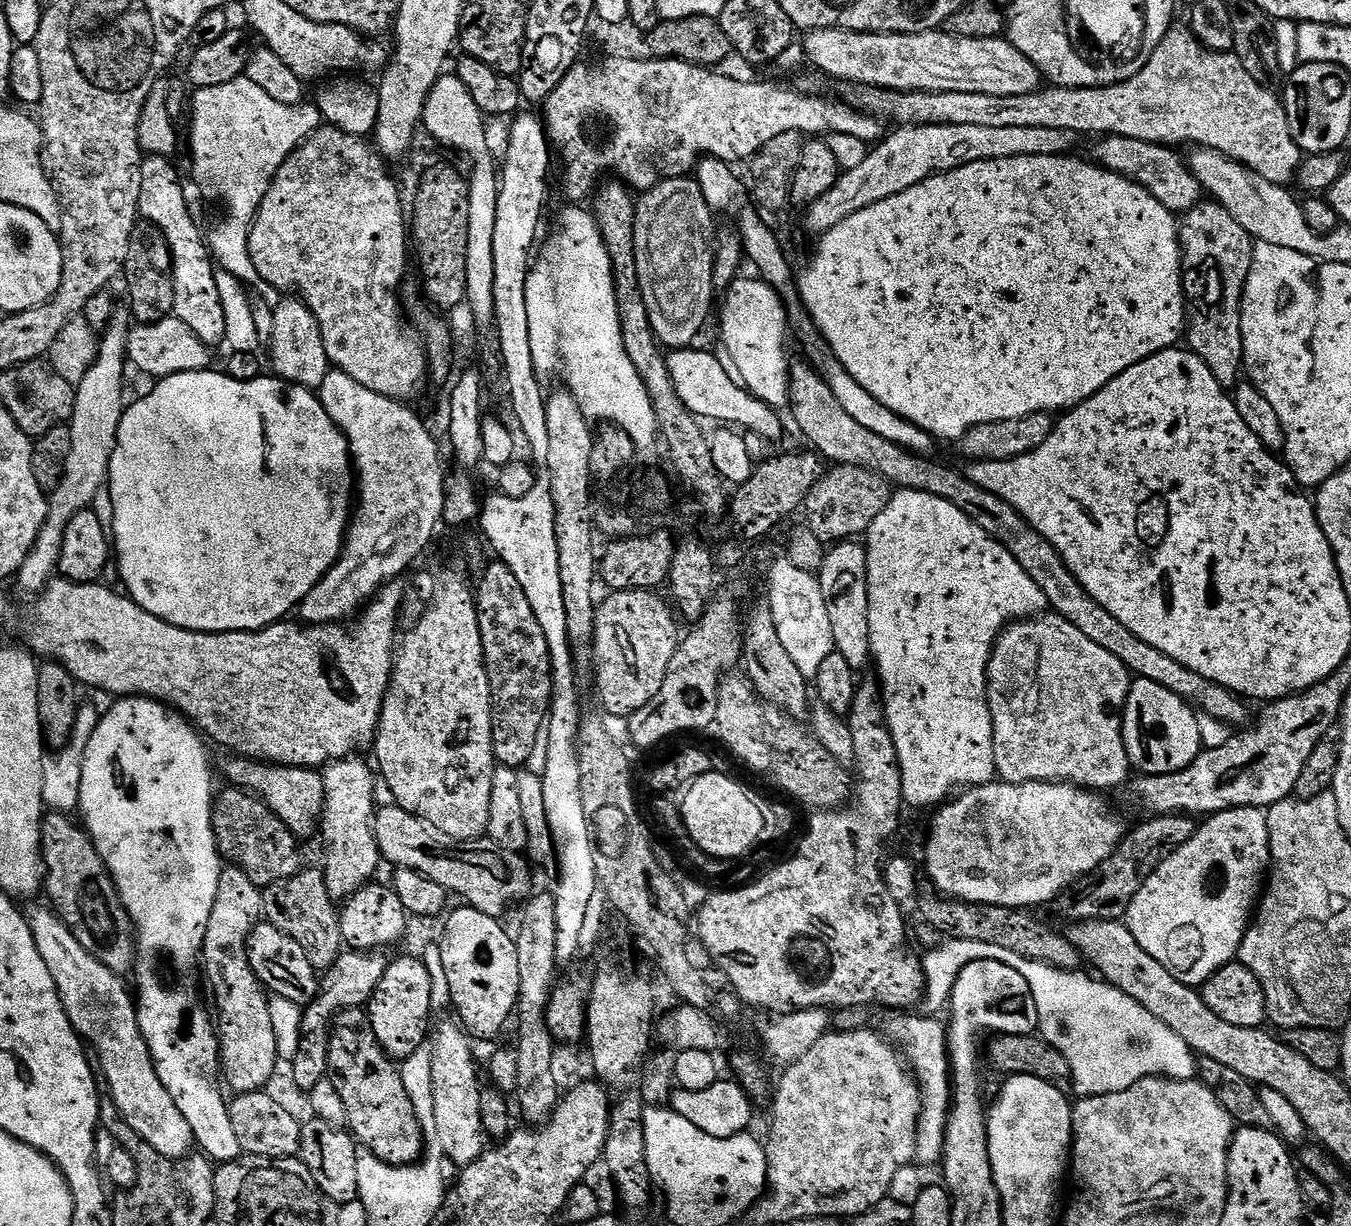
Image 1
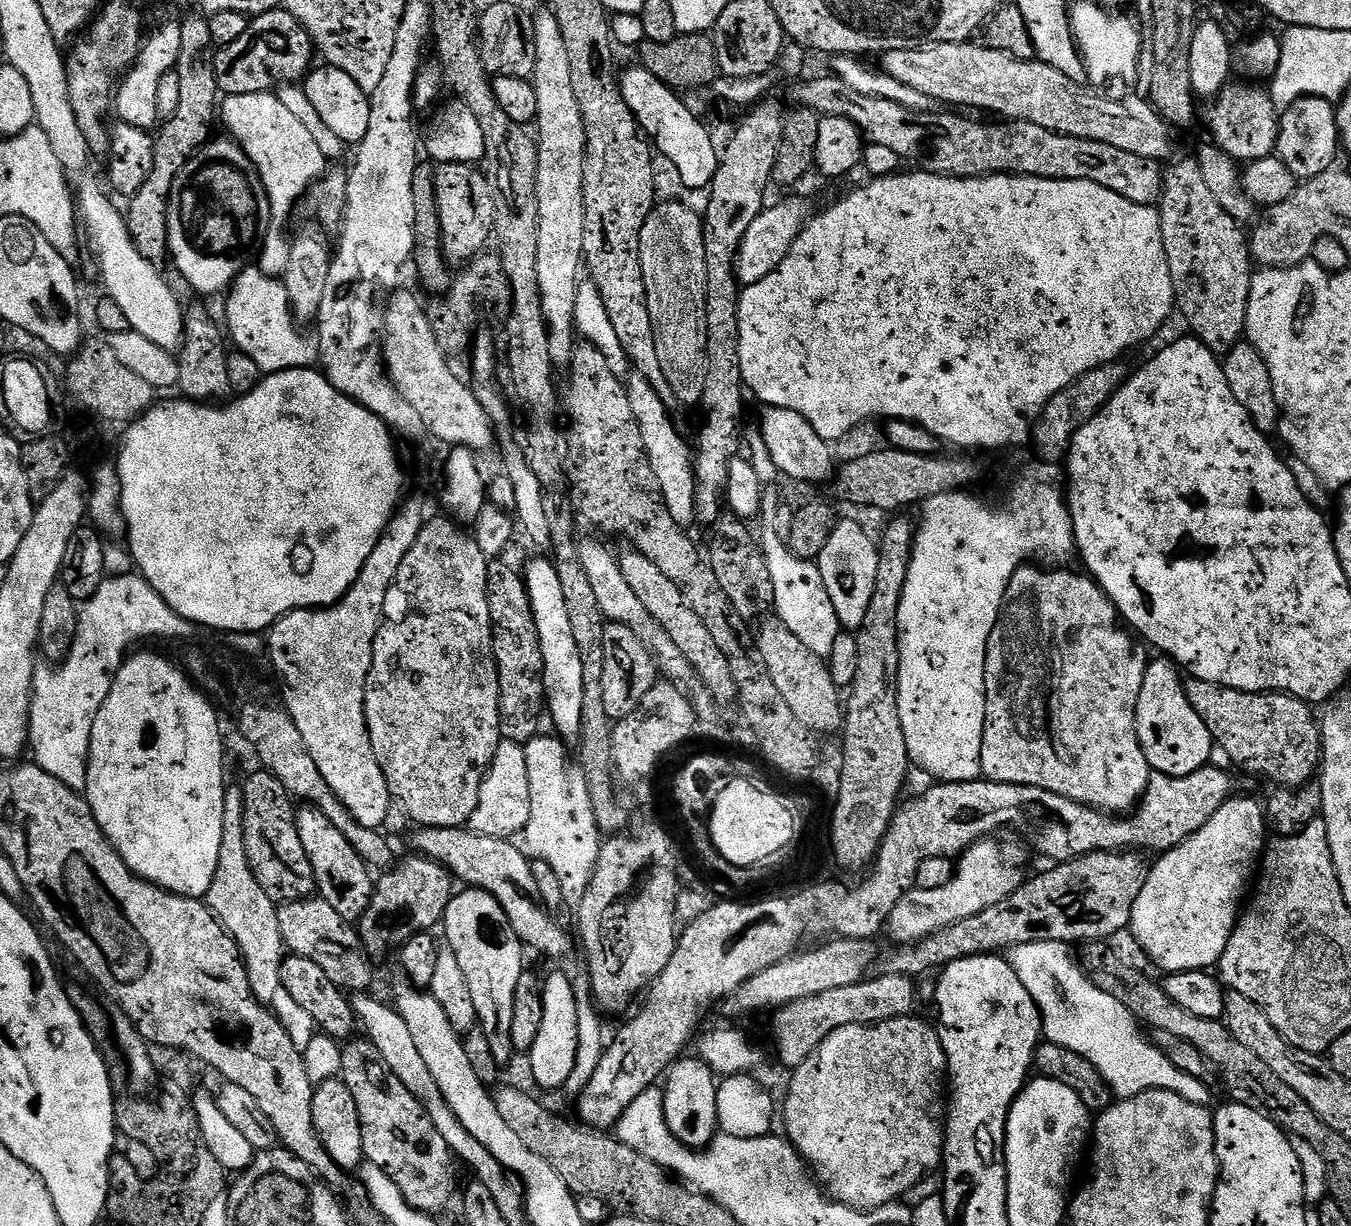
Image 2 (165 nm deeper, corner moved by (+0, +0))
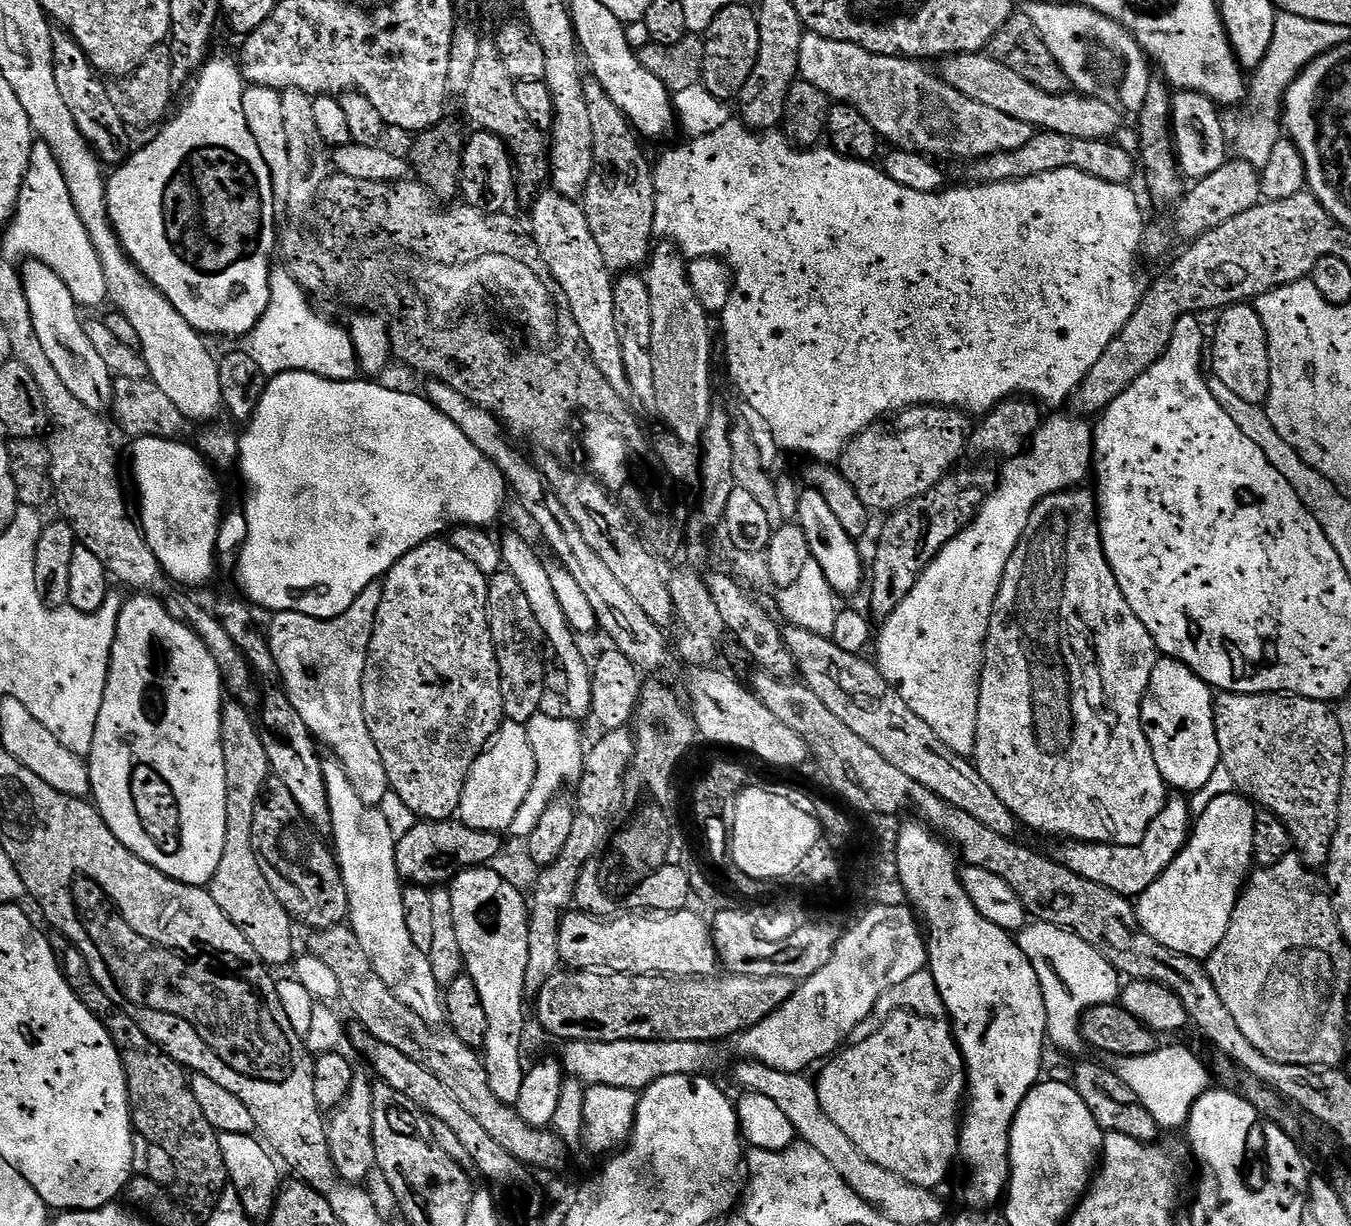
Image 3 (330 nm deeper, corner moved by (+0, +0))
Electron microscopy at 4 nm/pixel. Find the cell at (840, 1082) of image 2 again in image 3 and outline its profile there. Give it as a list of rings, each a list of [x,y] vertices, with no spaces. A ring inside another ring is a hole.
[[[901,1010],[888,1018],[882,1026],[882,1030],[878,1030],[878,1034],[853,1043],[853,1045],[853,1048],[845,1047],[839,1054],[833,1055],[819,1069],[819,1071],[821,1070],[820,1080],[817,1079],[815,1085],[820,1105],[826,1110],[826,1114],[830,1114],[830,1118],[834,1118],[834,1122],[842,1130],[842,1134],[846,1134],[846,1138],[850,1138],[850,1142],[854,1142],[854,1146],[858,1146],[858,1150],[866,1159],[886,1170],[890,1170],[894,1174],[898,1174],[901,1180],[906,1181],[907,1184],[936,1190],[936,1187],[947,1178],[952,1163],[957,1163],[958,1160],[960,1130],[962,1127],[962,1101],[965,1099],[968,1087],[968,1069],[965,1067],[965,1056],[960,1050],[960,1045],[956,1043],[956,1033],[952,1031],[951,1023],[944,1018],[931,1020],[929,1016],[920,1016],[916,1012]]]

